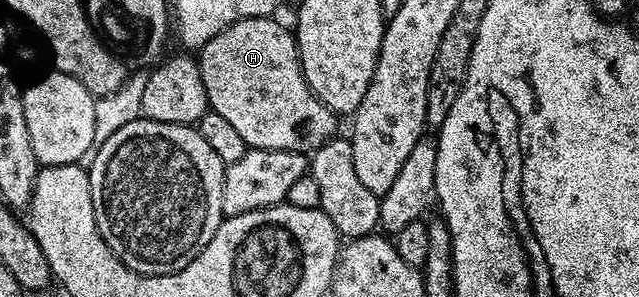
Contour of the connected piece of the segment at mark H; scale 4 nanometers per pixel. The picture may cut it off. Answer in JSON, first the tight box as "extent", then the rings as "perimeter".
{"extent":[197,16,336,154],"perimeter":[[[271,16],[245,18],[233,22],[221,34],[209,38],[205,46],[198,49],[197,59],[201,78],[205,82],[205,94],[210,111],[221,114],[245,138],[248,149],[266,148],[269,151],[293,151],[310,154],[325,141],[336,135],[336,113],[326,108],[311,93],[311,87],[303,77],[299,61],[299,48],[295,44],[295,33],[290,27],[278,24]]]}

